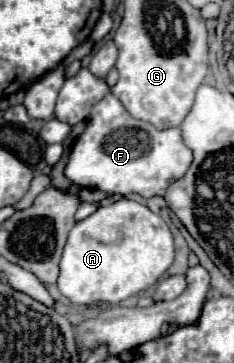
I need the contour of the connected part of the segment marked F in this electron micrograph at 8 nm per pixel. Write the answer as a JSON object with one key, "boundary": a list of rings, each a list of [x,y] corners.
{"boundary":[[[106,93],[106,97],[98,101],[98,105],[94,105],[84,133],[76,139],[74,147],[70,149],[64,175],[80,187],[100,189],[104,193],[118,193],[118,195],[138,193],[142,197],[154,197],[154,195],[164,195],[166,189],[188,171],[190,163],[192,163],[192,153],[184,145],[180,129],[158,131],[154,129],[154,125],[134,119],[112,93]]]}

